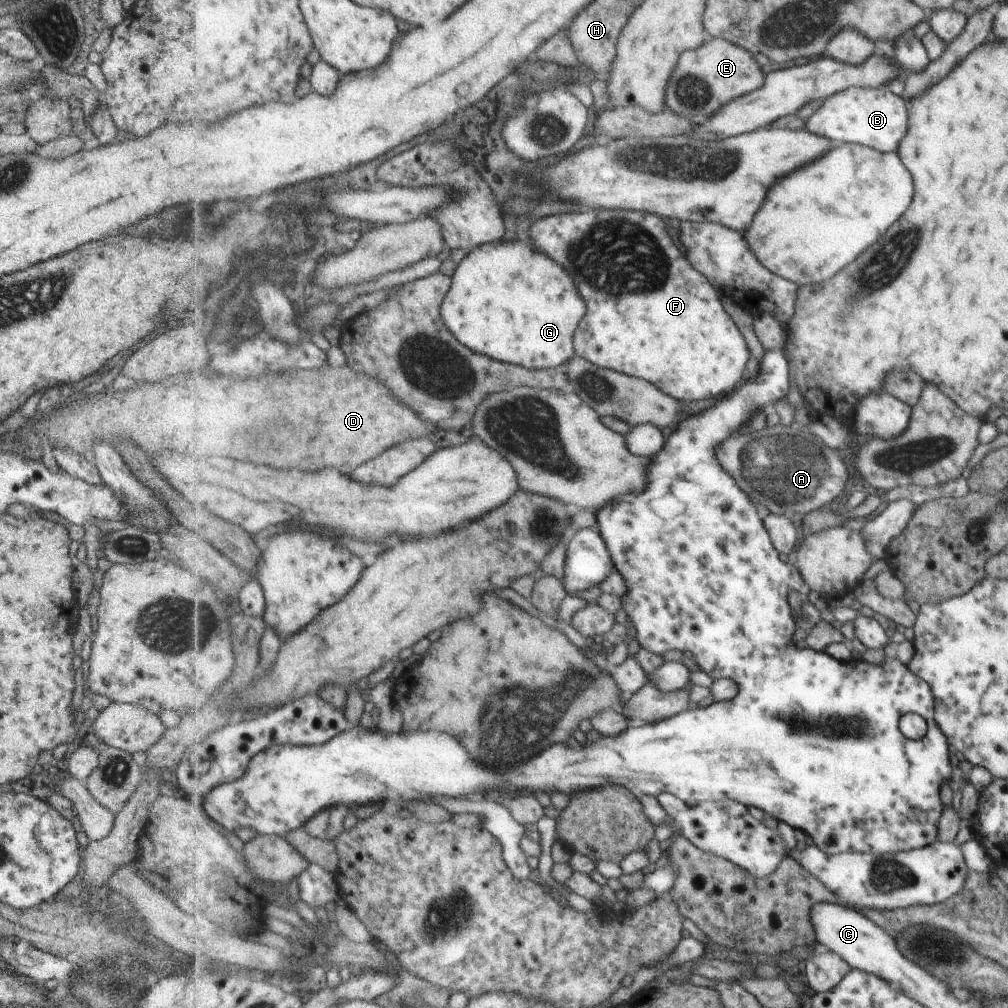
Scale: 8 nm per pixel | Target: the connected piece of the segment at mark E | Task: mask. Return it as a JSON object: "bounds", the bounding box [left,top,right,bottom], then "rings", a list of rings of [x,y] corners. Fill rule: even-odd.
{"bounds":[666,37,766,117],"rings":[[[710,37],[703,46],[682,54],[666,92],[667,108],[684,117],[711,117],[729,103],[763,88],[766,74],[757,66],[752,52],[728,41]]]}

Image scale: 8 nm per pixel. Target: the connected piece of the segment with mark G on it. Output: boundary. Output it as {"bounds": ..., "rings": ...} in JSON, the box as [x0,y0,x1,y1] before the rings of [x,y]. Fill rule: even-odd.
{"bounds":[442,238,587,369],"rings":[[[530,238],[511,239],[471,250],[456,266],[452,287],[442,303],[442,315],[453,334],[476,353],[527,369],[562,368],[577,355],[575,333],[587,312],[587,304],[571,274],[531,244]]]}

